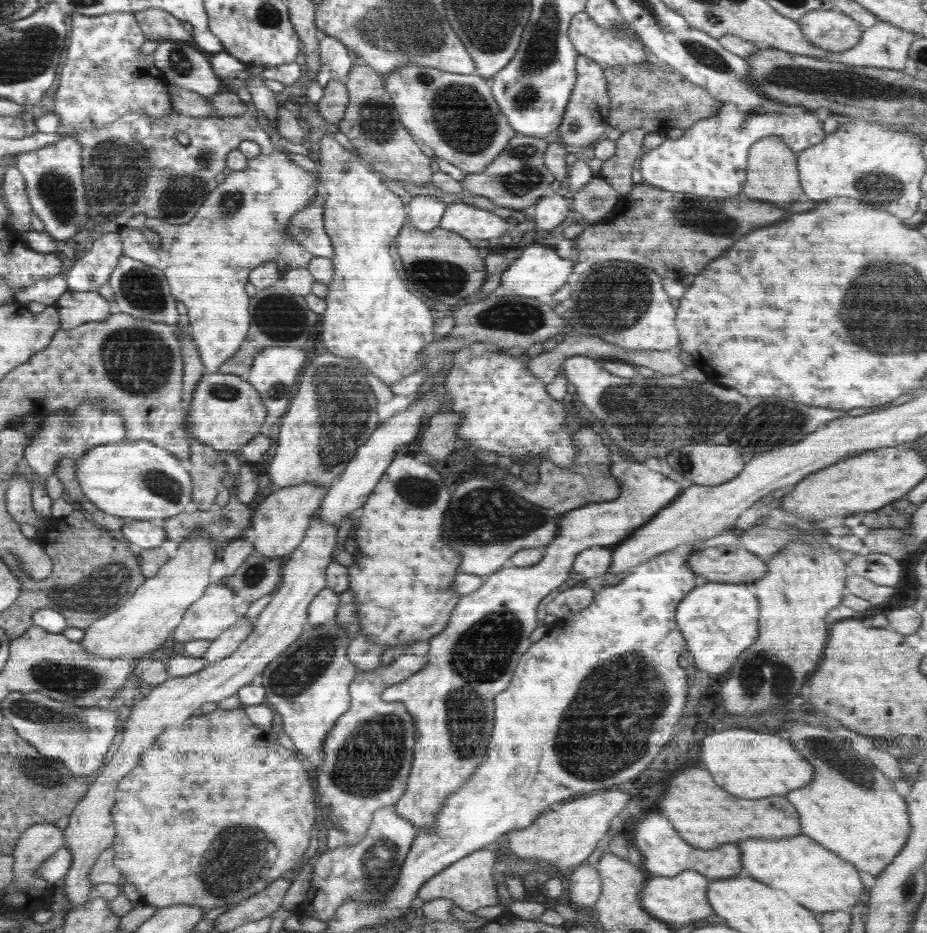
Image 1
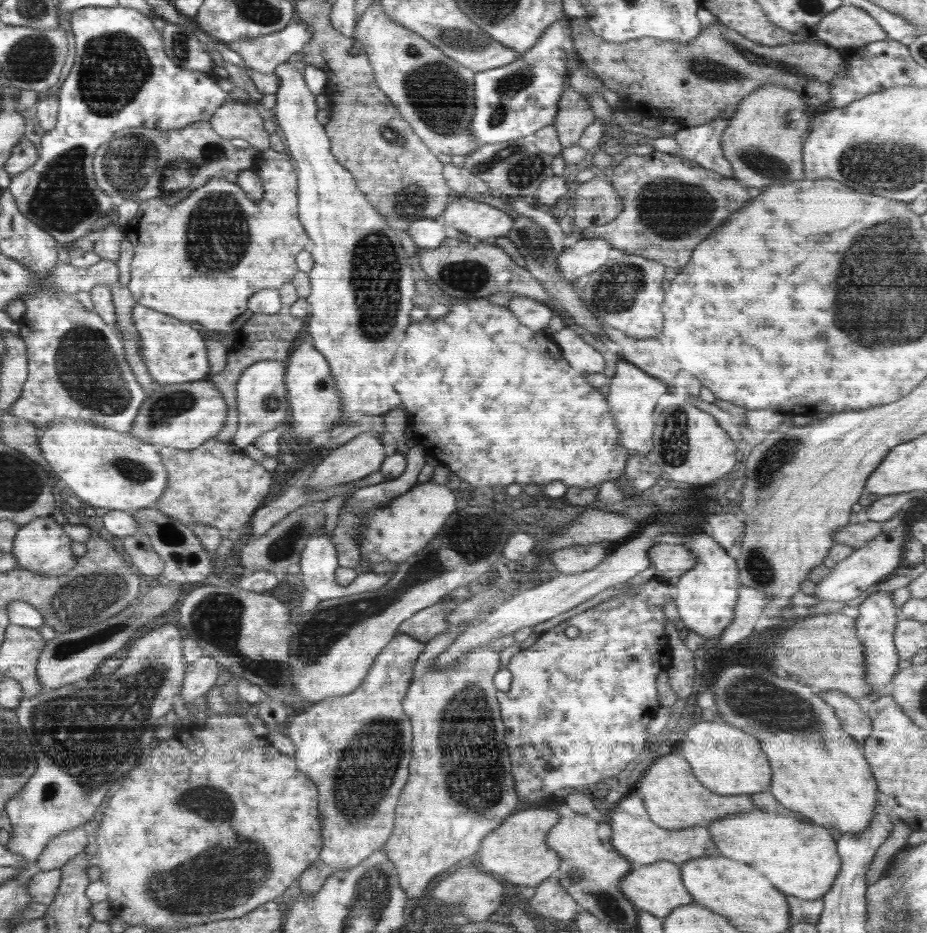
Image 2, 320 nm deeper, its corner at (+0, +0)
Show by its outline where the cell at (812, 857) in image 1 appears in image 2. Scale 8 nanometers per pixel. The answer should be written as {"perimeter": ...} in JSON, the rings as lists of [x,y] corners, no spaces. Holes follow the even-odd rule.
{"perimeter":[[[752,809],[748,812],[714,819],[705,827],[712,835],[713,841],[719,850],[718,854],[755,867],[772,884],[776,884],[778,890],[786,892],[786,895],[806,900],[822,898],[831,889],[842,866],[840,856],[837,853],[837,839],[832,838],[826,827],[817,825],[814,822],[805,823],[802,820],[799,821],[796,817],[789,817],[762,809]]]}

